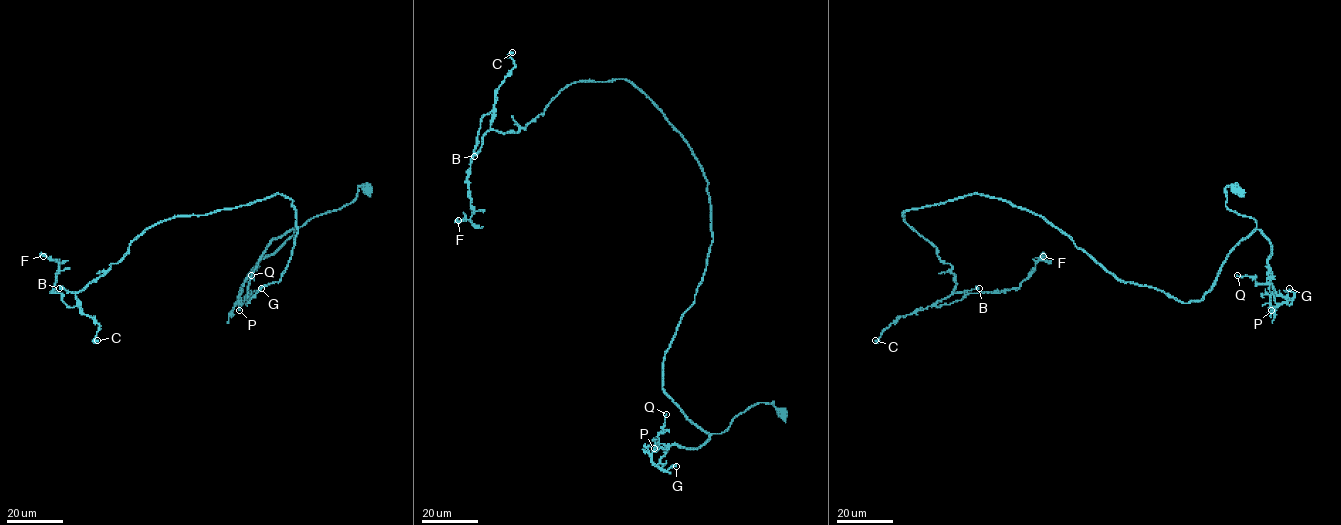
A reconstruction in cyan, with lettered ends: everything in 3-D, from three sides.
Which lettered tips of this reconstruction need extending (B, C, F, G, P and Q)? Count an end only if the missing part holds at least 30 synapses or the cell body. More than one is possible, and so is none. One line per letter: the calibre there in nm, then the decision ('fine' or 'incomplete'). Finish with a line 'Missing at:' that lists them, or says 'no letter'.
B: calibre 480 nm; fine
C: calibre 130 nm; fine
F: calibre 180 nm; fine
G: calibre 260 nm; fine
P: calibre 150 nm; fine
Q: calibre 110 nm; fine
Missing at: no letter

